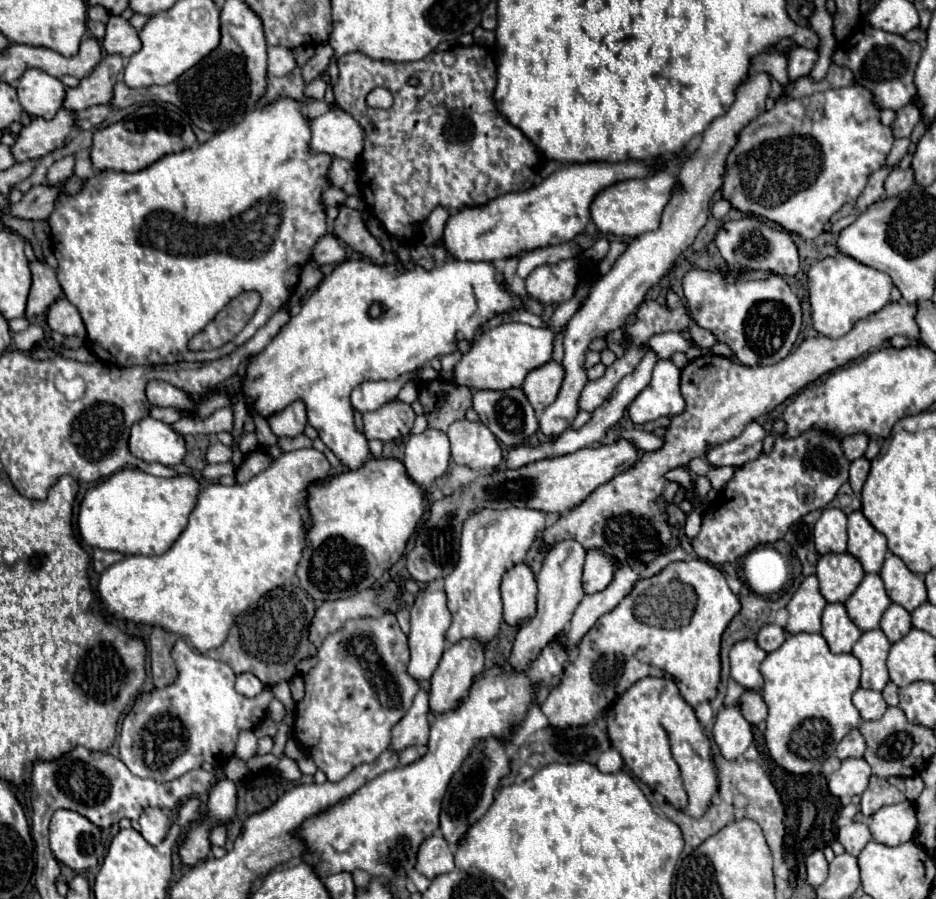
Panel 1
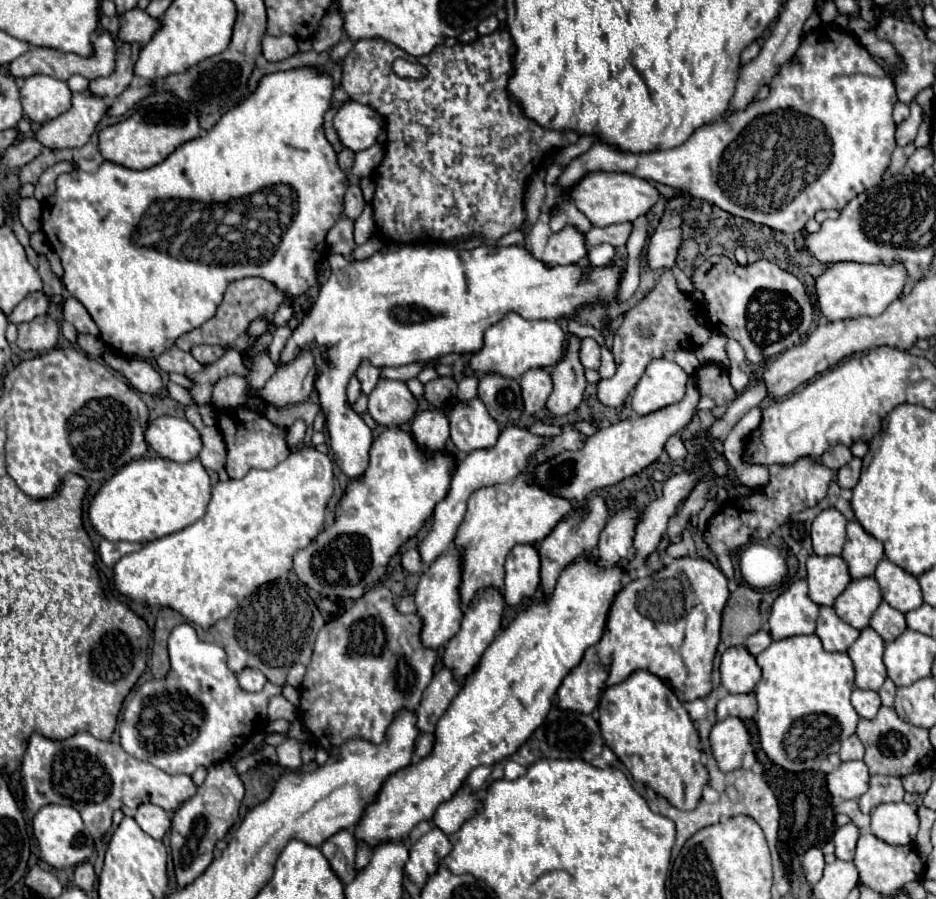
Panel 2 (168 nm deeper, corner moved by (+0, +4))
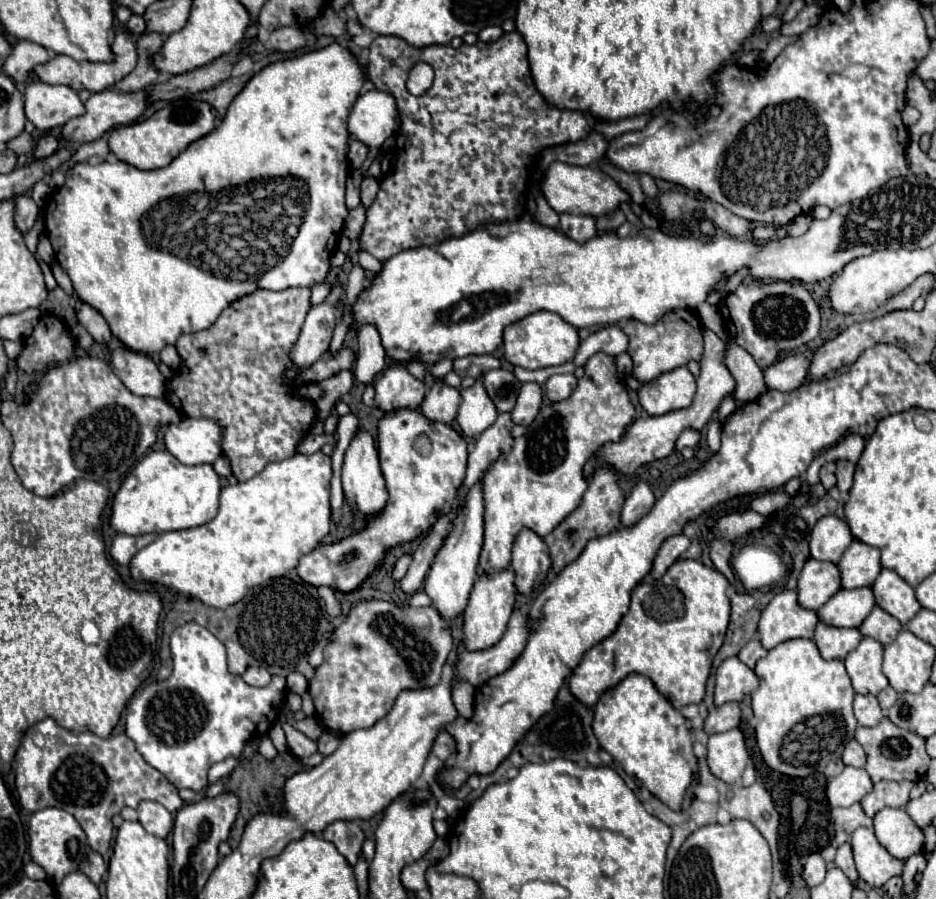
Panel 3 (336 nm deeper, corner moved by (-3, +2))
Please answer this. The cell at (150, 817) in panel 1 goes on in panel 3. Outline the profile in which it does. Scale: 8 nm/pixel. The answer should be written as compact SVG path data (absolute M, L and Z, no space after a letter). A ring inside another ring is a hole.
M141 802L137 806L141 826L159 838L165 838L173 828L173 814L157 802Z

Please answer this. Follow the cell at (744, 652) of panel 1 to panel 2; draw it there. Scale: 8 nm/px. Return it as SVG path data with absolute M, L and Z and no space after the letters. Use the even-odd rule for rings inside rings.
M734 646L722 654L720 676L728 694L750 694L754 692L762 672L744 646Z

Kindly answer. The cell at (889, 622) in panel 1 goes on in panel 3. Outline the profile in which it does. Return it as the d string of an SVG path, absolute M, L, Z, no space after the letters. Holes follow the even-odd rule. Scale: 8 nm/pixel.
M875 606L875 608L871 610L871 614L865 618L865 622L863 622L861 628L859 628L859 632L861 632L863 636L875 638L875 640L881 642L883 646L891 644L901 630L903 630L903 624L901 624L895 616L887 614L887 612L885 612L883 608L879 608L879 606Z

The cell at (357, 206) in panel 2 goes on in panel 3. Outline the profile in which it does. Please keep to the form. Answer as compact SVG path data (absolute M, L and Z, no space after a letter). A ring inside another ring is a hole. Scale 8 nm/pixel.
M365 178L361 184L361 206L369 208L379 190L379 182L375 178Z

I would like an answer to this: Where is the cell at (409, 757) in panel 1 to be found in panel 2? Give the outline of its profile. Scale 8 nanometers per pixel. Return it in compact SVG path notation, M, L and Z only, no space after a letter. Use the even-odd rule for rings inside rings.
M424 732L424 734L420 734L420 738L416 742L416 754L424 758L424 756L428 756L432 752L432 746L434 746L434 734Z

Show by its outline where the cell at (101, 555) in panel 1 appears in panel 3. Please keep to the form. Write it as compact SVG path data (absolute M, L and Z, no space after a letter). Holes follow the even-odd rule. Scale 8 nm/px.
M119 534L113 540L109 554L117 564L127 564L141 548L149 546L155 538L157 538L155 534L145 534L145 536L123 536L123 534Z

